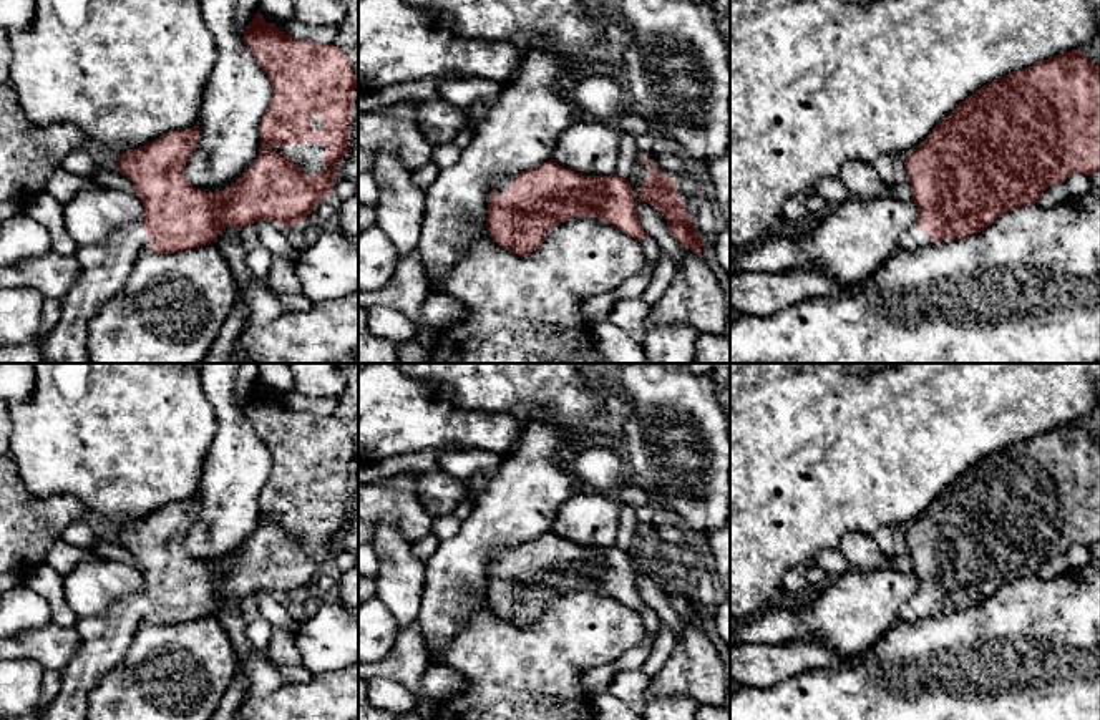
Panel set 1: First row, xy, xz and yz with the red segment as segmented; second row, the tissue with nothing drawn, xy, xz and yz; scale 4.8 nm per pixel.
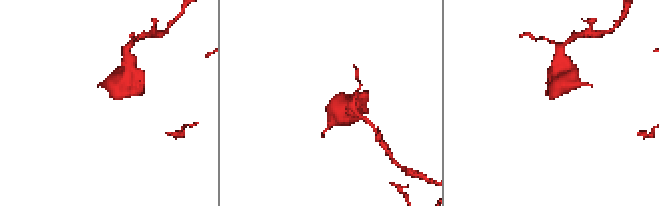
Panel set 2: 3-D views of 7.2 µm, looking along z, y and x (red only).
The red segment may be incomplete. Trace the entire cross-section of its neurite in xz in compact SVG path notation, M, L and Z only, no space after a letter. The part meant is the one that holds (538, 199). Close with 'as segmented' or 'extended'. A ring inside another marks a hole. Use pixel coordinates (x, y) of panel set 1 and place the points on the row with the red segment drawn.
M551 159L494 181L486 229L499 247L516 255L536 251L551 227L586 216L599 217L640 242L647 234L635 207L629 179L582 176Z; extended

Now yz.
M1075 50L984 85L932 128L906 156L904 169L913 187L911 201L919 209L899 237L904 251L981 232L1007 211L1035 204L1047 187L1065 182L1072 173L1092 176L1100 171L1100 66Z; extended

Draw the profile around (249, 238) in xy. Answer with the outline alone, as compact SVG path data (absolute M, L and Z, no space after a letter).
M257 222L247 224L241 229L241 241L247 254L260 244L257 237Z

